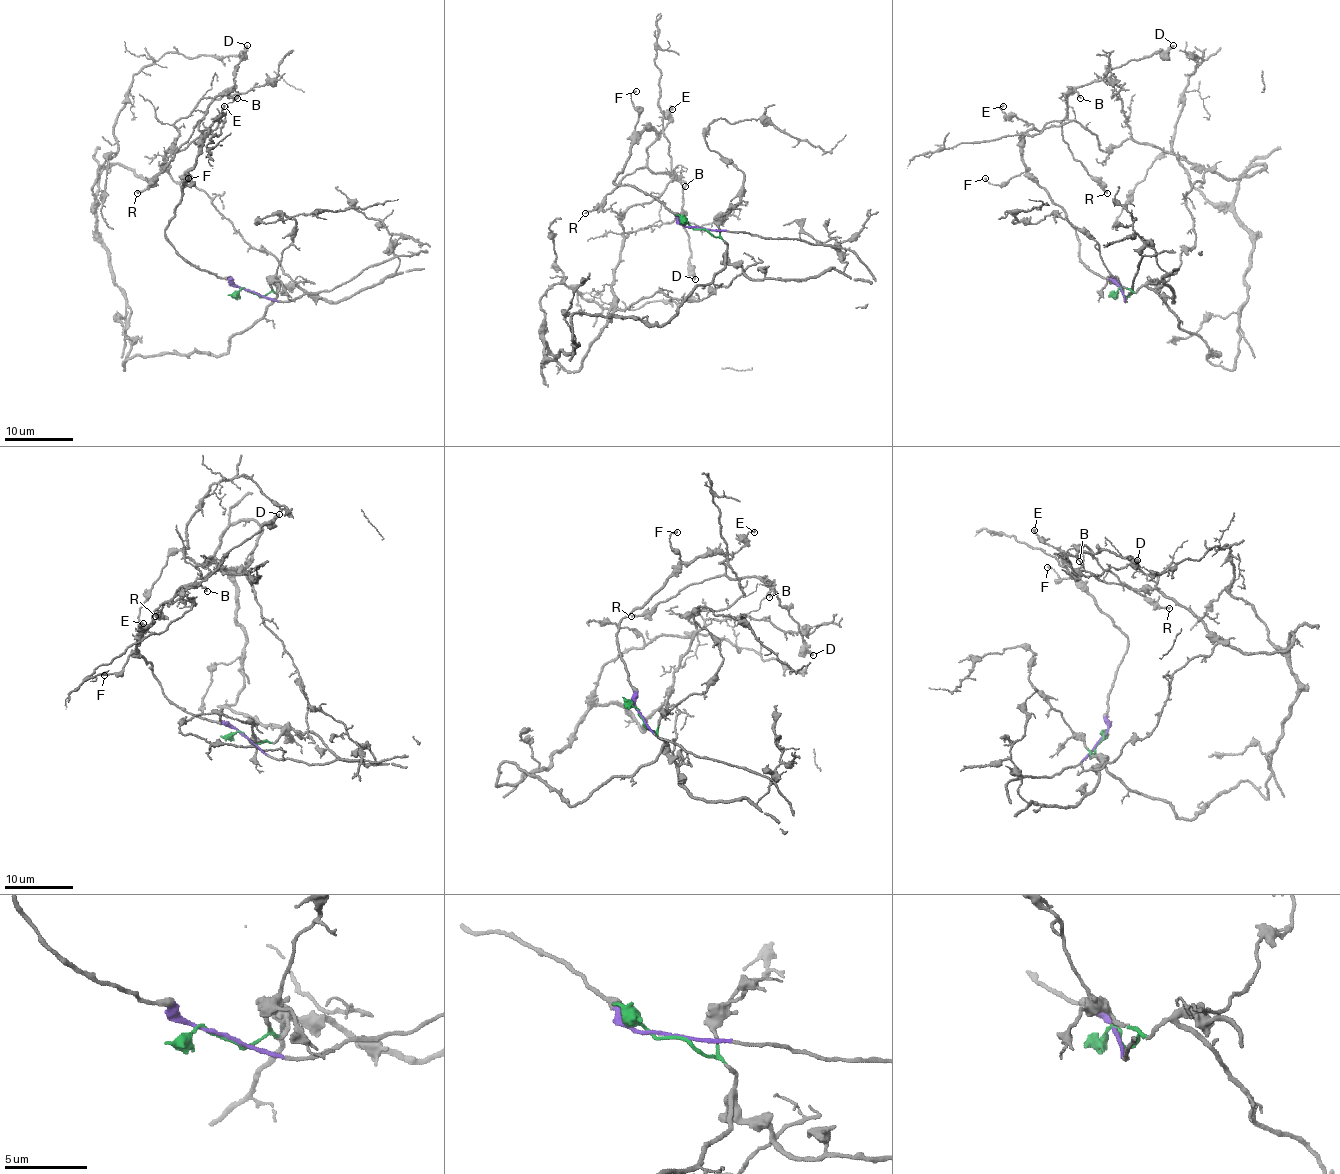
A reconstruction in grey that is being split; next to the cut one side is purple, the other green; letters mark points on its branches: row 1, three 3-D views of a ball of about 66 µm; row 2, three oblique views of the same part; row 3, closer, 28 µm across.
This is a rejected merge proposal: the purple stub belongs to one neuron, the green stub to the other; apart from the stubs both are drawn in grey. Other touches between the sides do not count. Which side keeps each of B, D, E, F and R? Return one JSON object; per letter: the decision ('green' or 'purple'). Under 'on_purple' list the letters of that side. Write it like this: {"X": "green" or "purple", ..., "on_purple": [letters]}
{"B": "purple", "D": "purple", "E": "purple", "F": "purple", "R": "purple", "on_purple": ["B", "D", "E", "F", "R"]}

